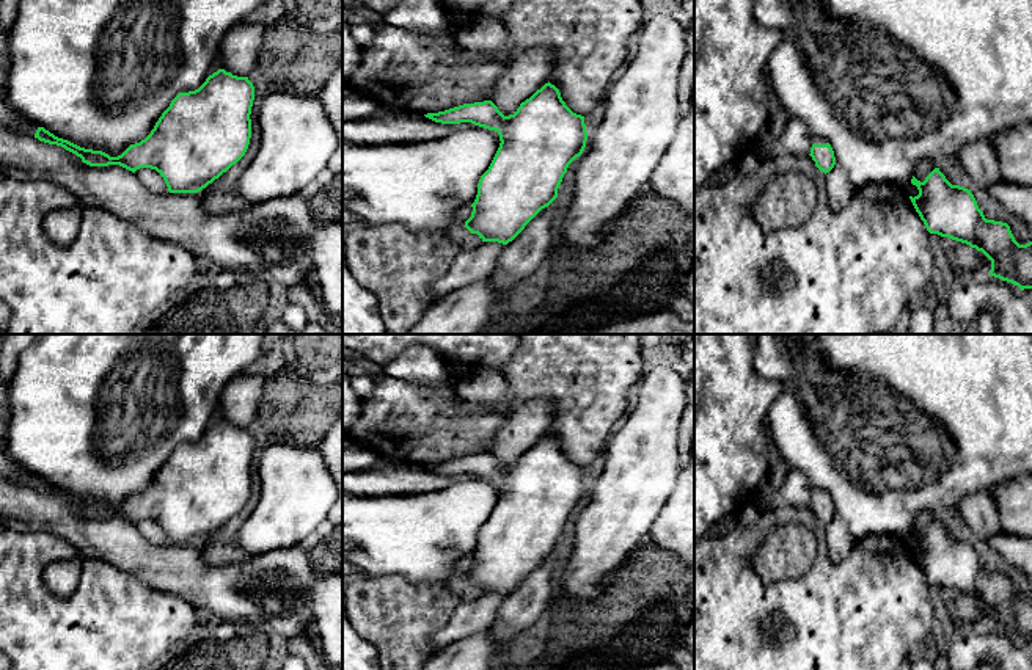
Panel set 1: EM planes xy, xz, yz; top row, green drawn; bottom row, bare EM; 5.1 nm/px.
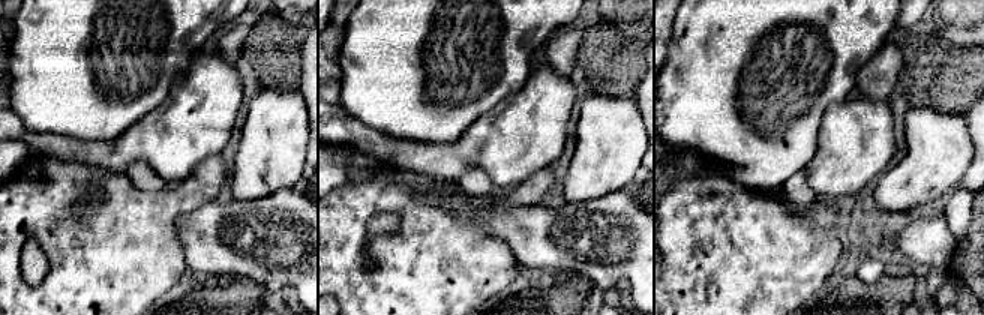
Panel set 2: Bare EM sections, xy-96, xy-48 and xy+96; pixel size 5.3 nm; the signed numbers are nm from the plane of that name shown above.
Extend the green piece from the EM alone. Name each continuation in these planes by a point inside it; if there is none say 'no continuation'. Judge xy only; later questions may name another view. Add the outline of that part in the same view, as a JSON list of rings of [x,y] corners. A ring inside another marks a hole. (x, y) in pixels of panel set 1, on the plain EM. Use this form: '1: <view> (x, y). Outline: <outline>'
1: xy (10, 471). Outline: [[[0,450],[0,479],[28,488],[35,488],[38,482],[36,475],[14,463],[5,450]]]

